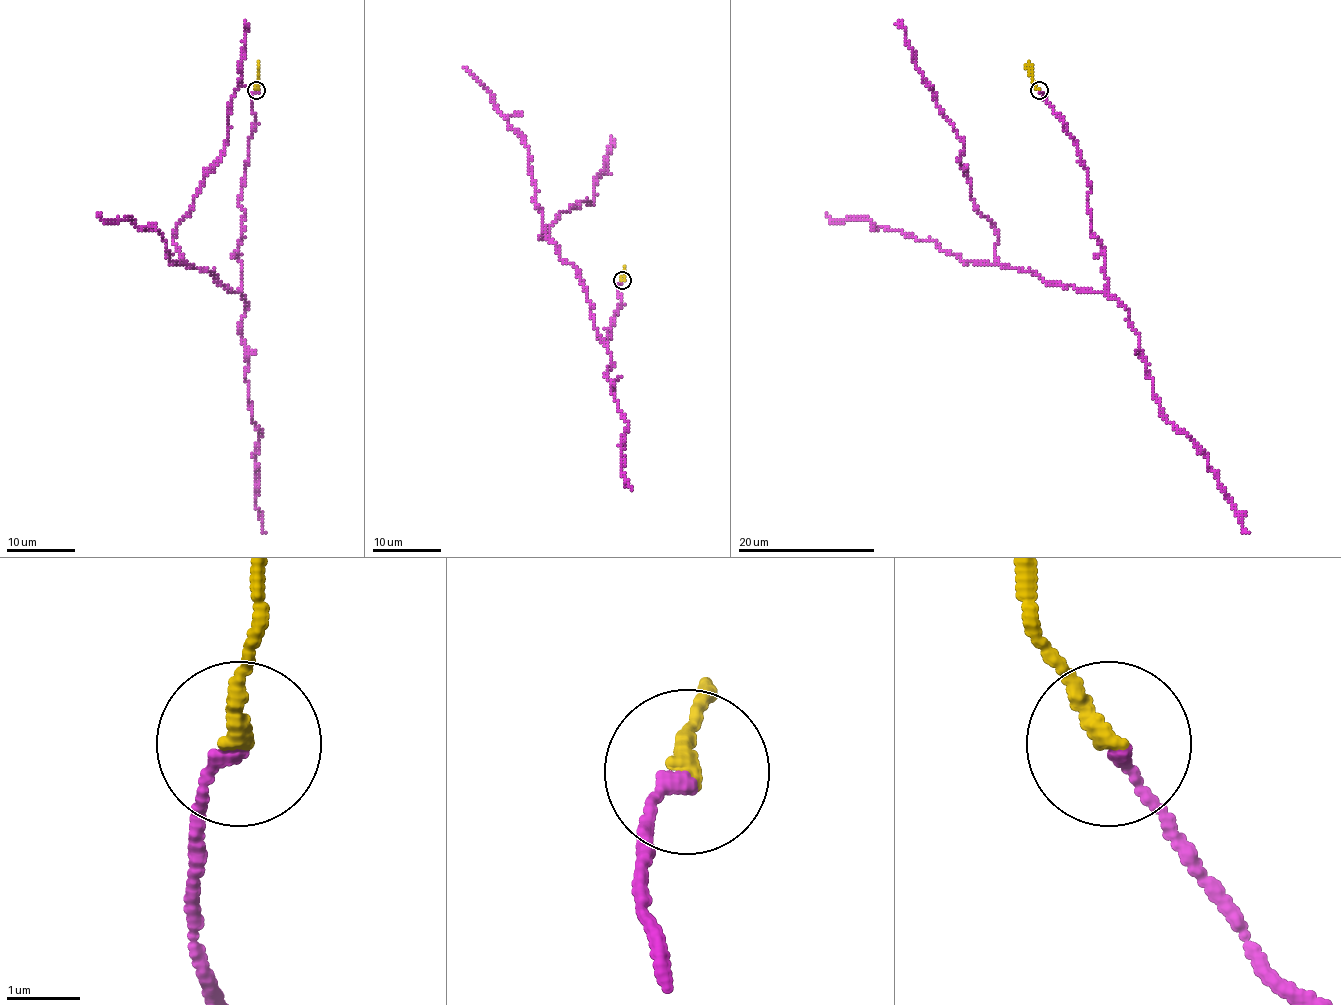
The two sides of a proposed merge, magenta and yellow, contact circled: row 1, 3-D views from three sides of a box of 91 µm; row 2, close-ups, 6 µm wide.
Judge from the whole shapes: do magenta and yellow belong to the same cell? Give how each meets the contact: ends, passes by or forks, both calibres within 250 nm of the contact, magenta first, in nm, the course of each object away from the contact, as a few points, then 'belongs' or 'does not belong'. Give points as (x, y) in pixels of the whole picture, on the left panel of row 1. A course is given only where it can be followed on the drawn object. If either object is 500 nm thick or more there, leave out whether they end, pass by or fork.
magenta ends there; yellow ends there; 180 nm thick on the magenta side, 240 nm on the other; magenta runs (256, 92), (239, 195), (239, 291), (189, 267), (172, 241), (225, 145), (249, 23); yellow runs (256, 90), (259, 62); belongs

